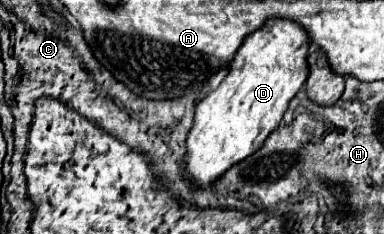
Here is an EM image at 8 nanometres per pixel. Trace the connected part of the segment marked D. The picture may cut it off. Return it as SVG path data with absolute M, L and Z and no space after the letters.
M268 18L262 28L244 38L242 46L238 48L236 56L228 66L230 72L224 78L224 82L206 98L202 98L196 106L196 120L186 140L188 152L184 158L184 170L192 180L196 180L202 186L208 186L228 168L248 158L264 144L266 136L276 128L276 124L280 124L292 96L298 94L298 90L304 86L308 78L308 48L310 38L306 30L298 22L292 22L288 18Z

